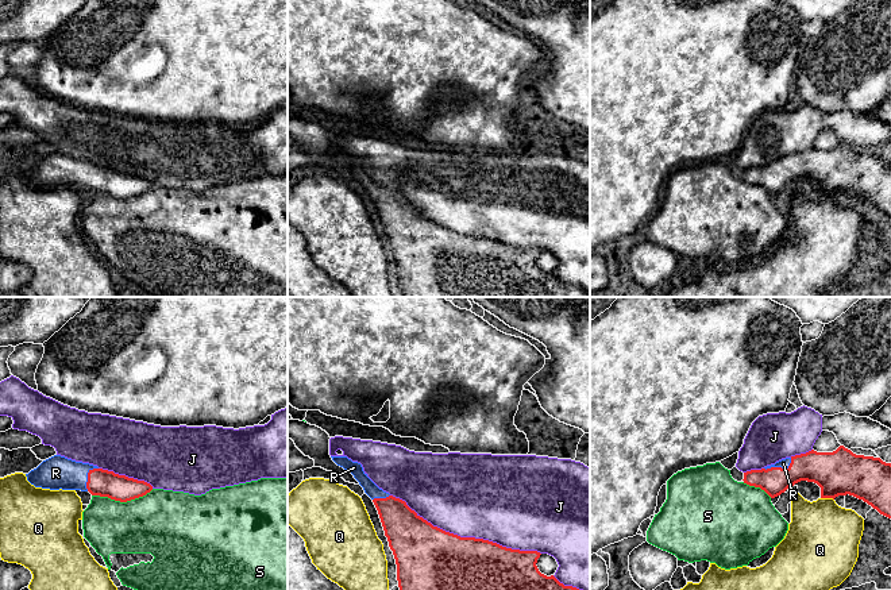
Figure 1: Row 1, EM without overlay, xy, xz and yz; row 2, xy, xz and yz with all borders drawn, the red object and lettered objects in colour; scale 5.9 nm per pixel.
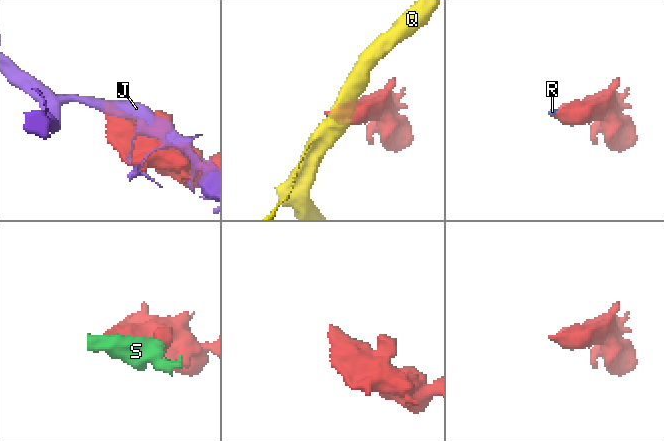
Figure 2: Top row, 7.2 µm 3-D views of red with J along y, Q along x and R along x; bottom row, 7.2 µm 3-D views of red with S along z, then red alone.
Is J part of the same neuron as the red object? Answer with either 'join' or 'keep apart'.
keep apart

